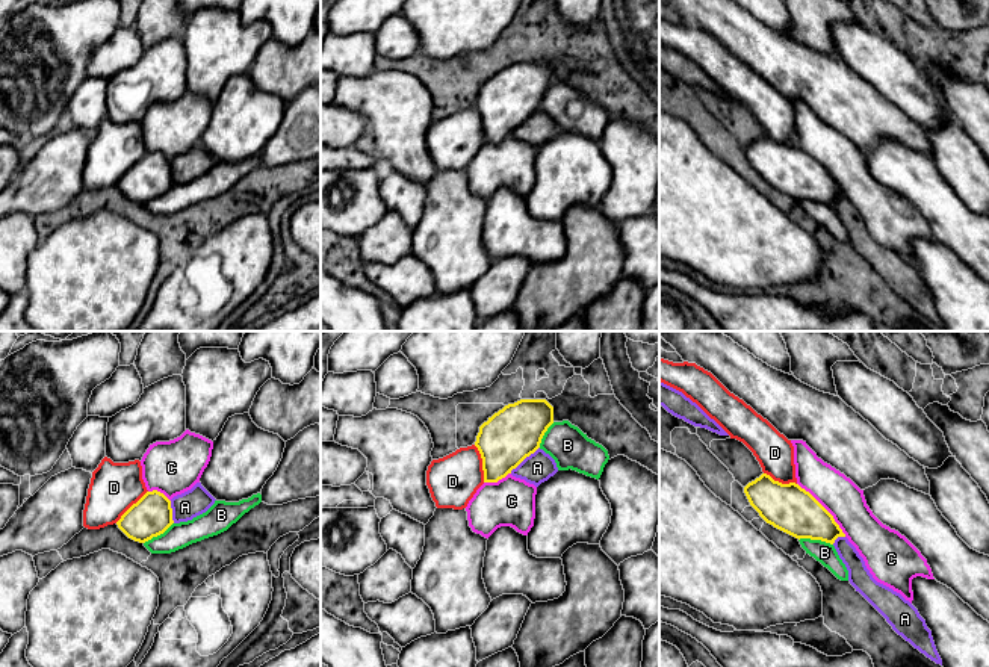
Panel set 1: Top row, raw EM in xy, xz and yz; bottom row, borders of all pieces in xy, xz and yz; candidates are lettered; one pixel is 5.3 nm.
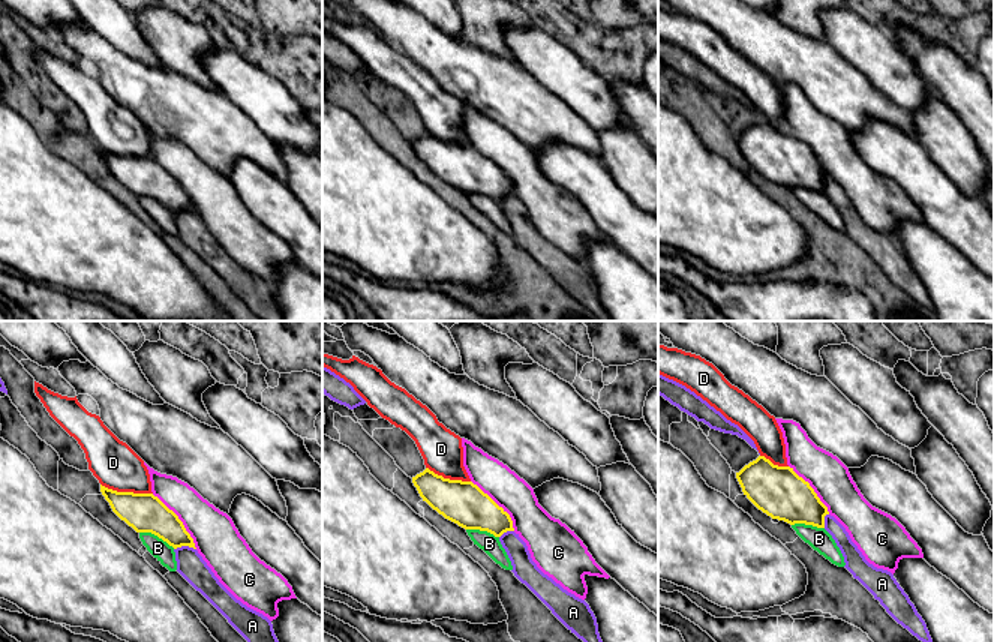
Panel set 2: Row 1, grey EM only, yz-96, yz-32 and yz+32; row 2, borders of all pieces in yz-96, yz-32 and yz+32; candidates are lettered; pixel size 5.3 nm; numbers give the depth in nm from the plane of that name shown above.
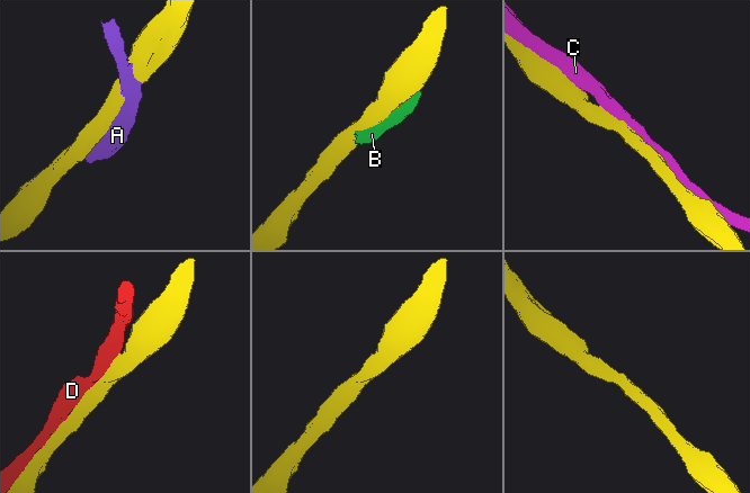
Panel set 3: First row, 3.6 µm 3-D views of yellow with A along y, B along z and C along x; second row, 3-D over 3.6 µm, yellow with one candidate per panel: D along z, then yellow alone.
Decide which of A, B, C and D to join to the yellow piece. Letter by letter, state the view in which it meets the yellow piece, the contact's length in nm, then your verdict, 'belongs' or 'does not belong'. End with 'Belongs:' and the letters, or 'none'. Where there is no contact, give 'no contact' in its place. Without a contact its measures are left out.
A: meets yellow in xz; contact 220 nm long; does not belong
B: meets yellow in yz; contact 190 nm long; does not belong
C: meets yellow in yz; contact 380 nm long; does not belong
D: meets yellow in xz; contact 200 nm long; belongs
Belongs: D

